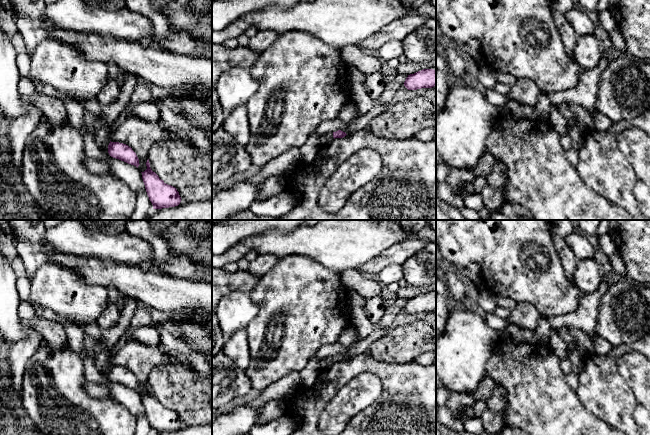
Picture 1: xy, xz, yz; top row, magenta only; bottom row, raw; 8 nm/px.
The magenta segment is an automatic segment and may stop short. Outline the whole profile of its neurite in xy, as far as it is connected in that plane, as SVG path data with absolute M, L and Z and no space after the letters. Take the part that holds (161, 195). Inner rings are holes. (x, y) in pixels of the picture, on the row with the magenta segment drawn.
M149 159L146 162L147 169L142 173L142 179L149 200L153 205L153 209L162 209L178 206L181 197L177 189L166 184L159 176L150 168Z

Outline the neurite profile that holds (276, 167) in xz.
M290 148L288 151L264 165L260 172L252 176L249 181L251 183L259 183L269 176L282 176L284 171L296 164L300 158L300 148Z

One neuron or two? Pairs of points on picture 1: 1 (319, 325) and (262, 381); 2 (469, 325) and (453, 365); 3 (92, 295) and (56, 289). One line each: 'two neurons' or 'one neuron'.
1: one neuron
2: one neuron
3: one neuron

